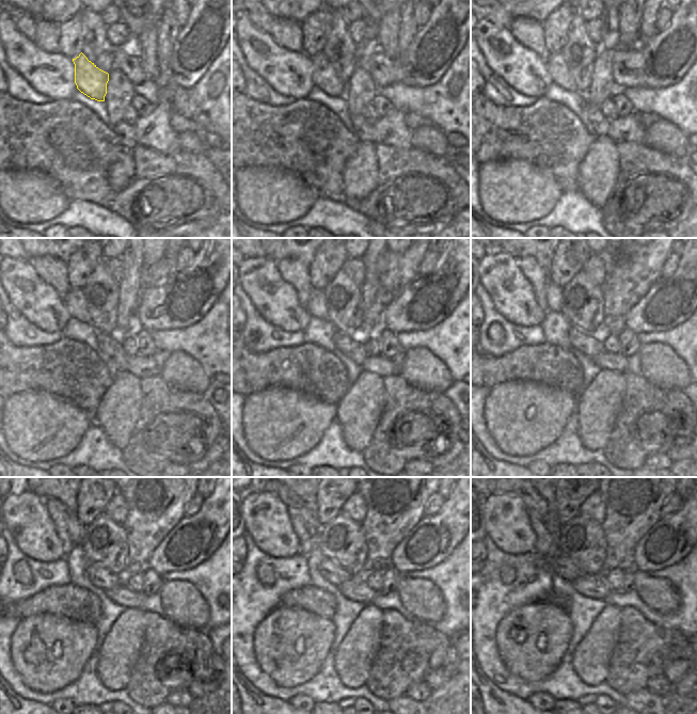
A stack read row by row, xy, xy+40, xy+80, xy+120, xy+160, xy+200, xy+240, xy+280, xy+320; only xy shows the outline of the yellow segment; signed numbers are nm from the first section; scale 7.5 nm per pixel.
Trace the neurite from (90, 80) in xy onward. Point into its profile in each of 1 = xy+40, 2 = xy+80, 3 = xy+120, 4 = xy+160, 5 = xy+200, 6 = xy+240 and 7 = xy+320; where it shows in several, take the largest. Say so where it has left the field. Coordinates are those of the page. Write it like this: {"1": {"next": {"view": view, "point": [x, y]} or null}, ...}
{"1": {"next": {"view": "xy+40", "point": [323, 77]}}, "2": {"next": {"view": "xy+80", "point": [560, 75]}}, "3": {"next": {"view": "xy+120", "point": [76, 303]}}, "4": {"next": {"view": "xy+160", "point": [316, 303]}}, "5": {"next": {"view": "xy+200", "point": [554, 292]}}, "6": {"next": {"view": "xy+240", "point": [76, 529]}}, "7": {"next": {"view": "xy+320", "point": [532, 500]}}}

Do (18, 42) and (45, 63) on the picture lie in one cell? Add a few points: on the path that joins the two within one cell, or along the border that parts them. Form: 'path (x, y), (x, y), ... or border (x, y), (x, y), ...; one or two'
path (25, 47), (38, 61); one

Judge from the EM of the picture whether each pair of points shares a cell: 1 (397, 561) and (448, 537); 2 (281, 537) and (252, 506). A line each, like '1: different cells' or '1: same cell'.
1: same cell
2: same cell

